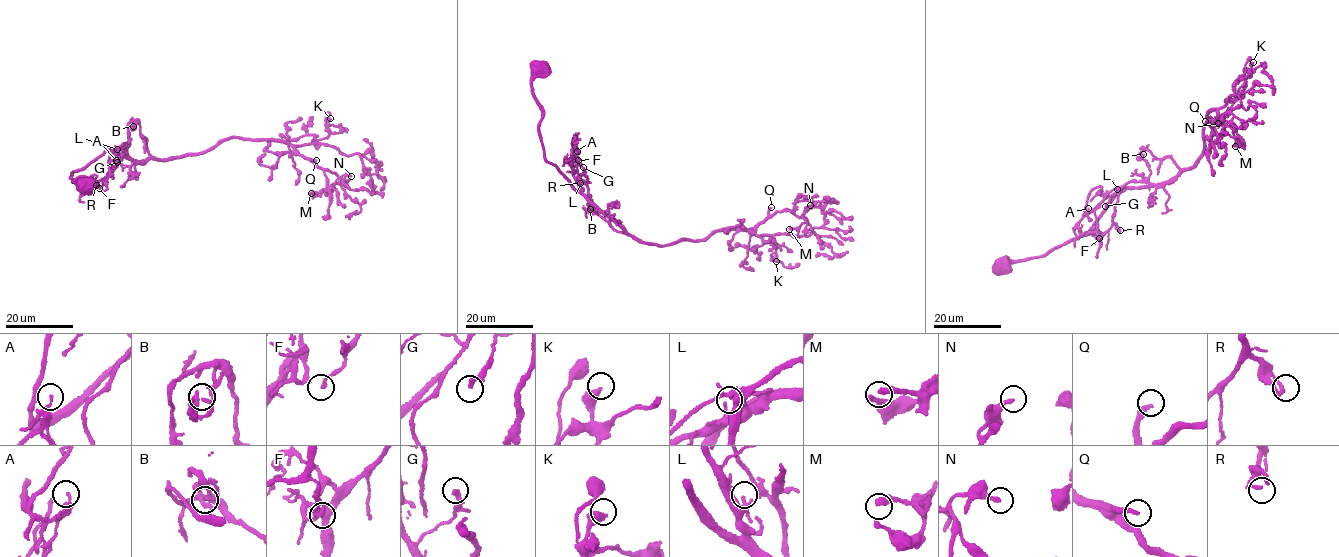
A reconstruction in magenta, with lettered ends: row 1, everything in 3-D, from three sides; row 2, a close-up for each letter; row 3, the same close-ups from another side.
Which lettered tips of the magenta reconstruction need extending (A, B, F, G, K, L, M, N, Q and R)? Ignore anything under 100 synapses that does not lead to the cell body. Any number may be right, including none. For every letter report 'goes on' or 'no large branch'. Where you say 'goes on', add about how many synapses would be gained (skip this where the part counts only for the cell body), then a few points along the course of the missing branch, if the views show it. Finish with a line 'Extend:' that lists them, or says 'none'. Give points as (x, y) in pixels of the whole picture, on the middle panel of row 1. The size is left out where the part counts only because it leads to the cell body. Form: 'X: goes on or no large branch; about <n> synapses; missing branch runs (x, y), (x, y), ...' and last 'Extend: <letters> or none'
A: no large branch
B: no large branch
F: no large branch
G: no large branch
K: no large branch
L: no large branch
M: no large branch
N: no large branch
Q: goes on; about 110 synapses; missing branch runs (771, 207), (776, 207), (767, 208), (774, 202), (772, 205), (784, 202)
R: no large branch
Extend: Q

